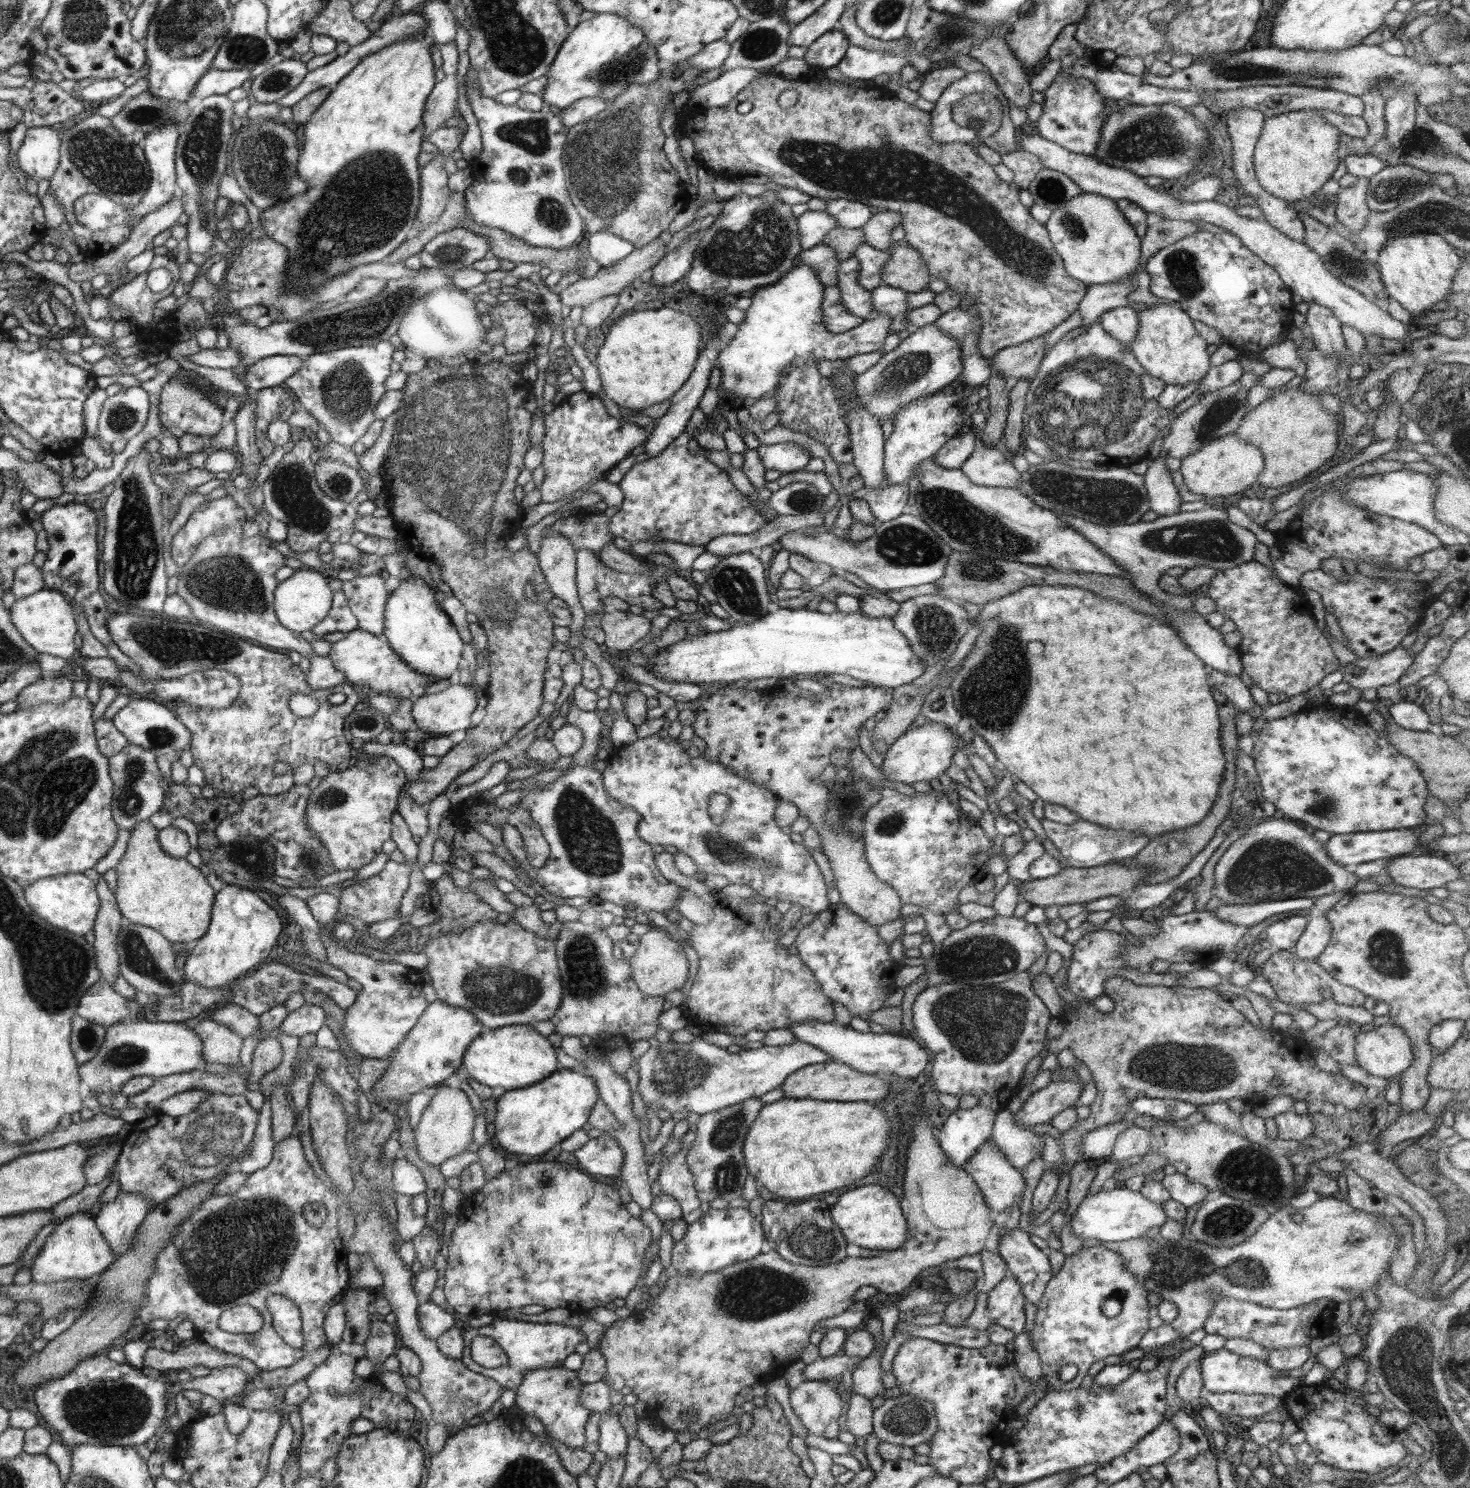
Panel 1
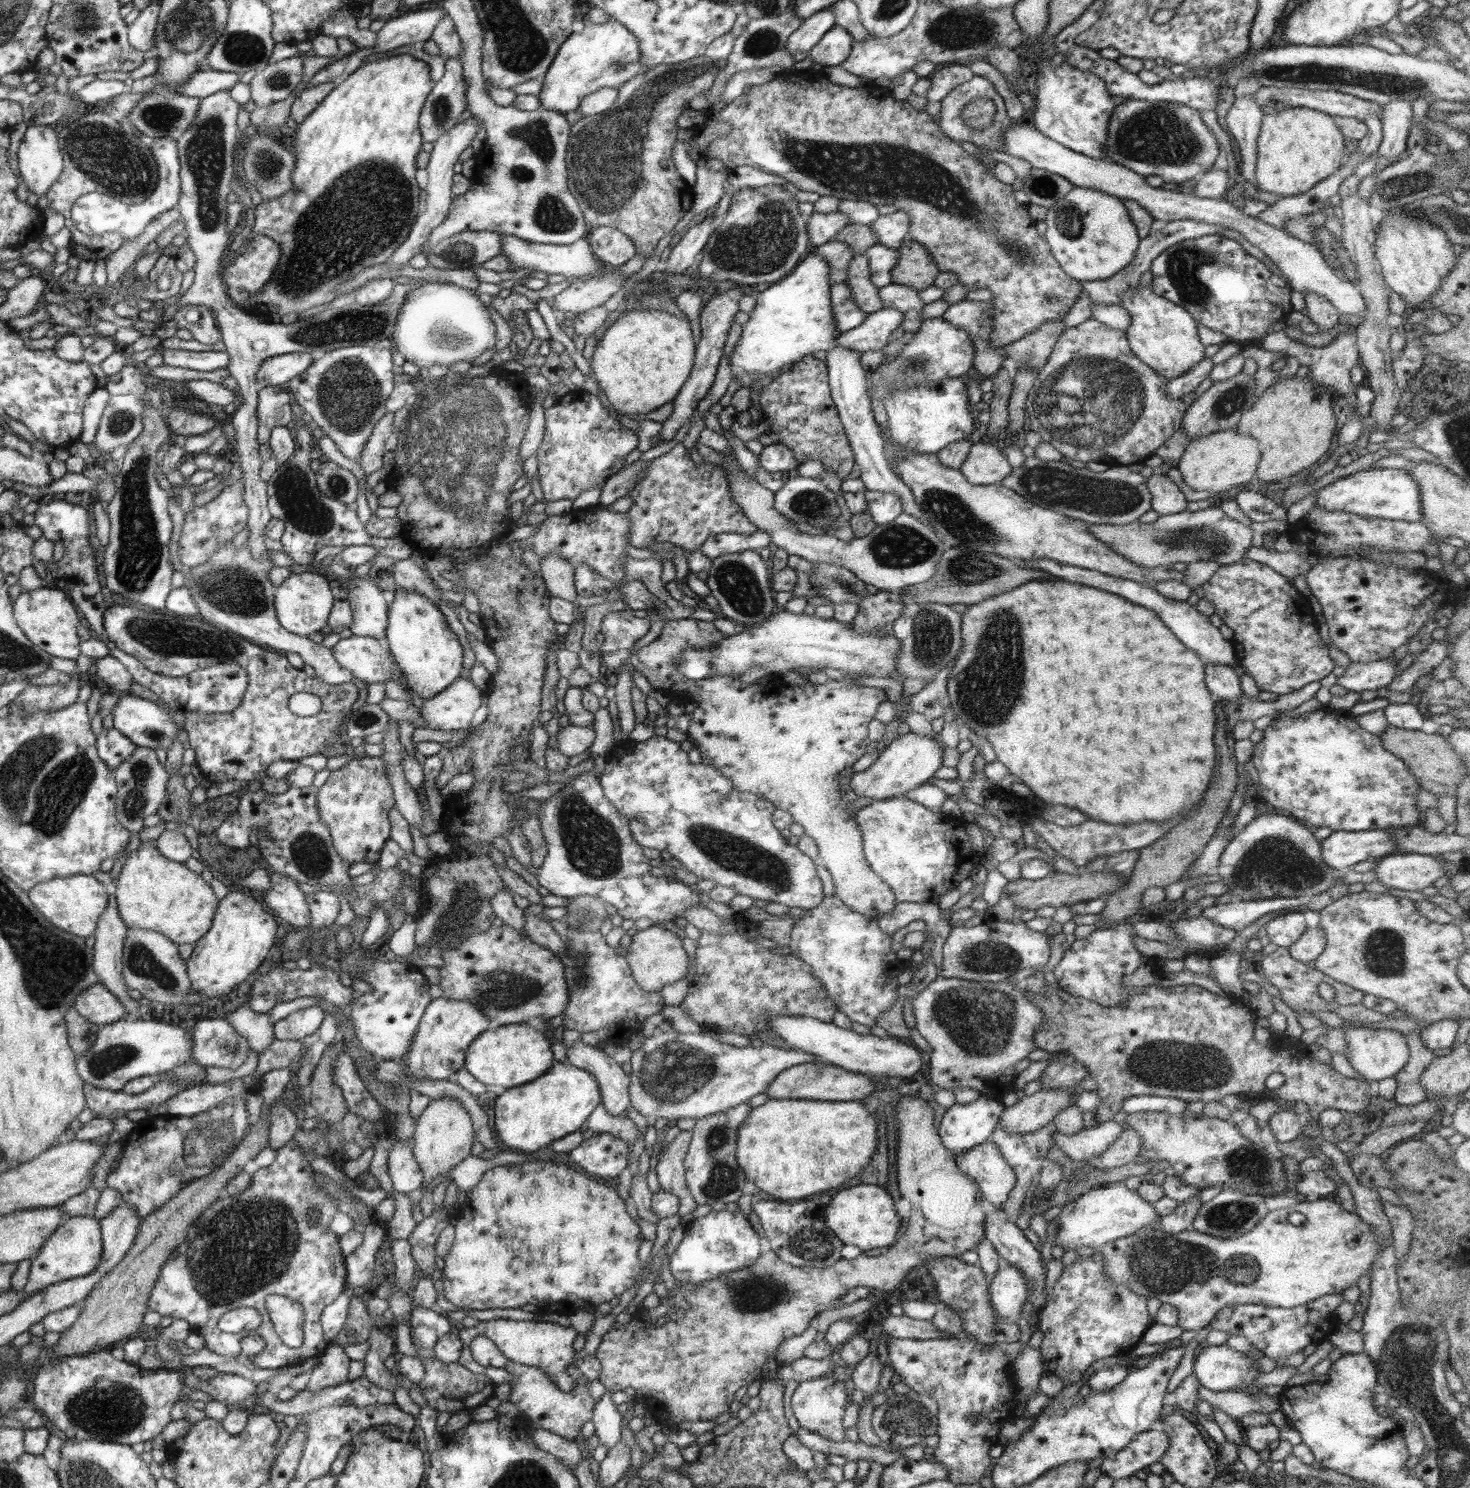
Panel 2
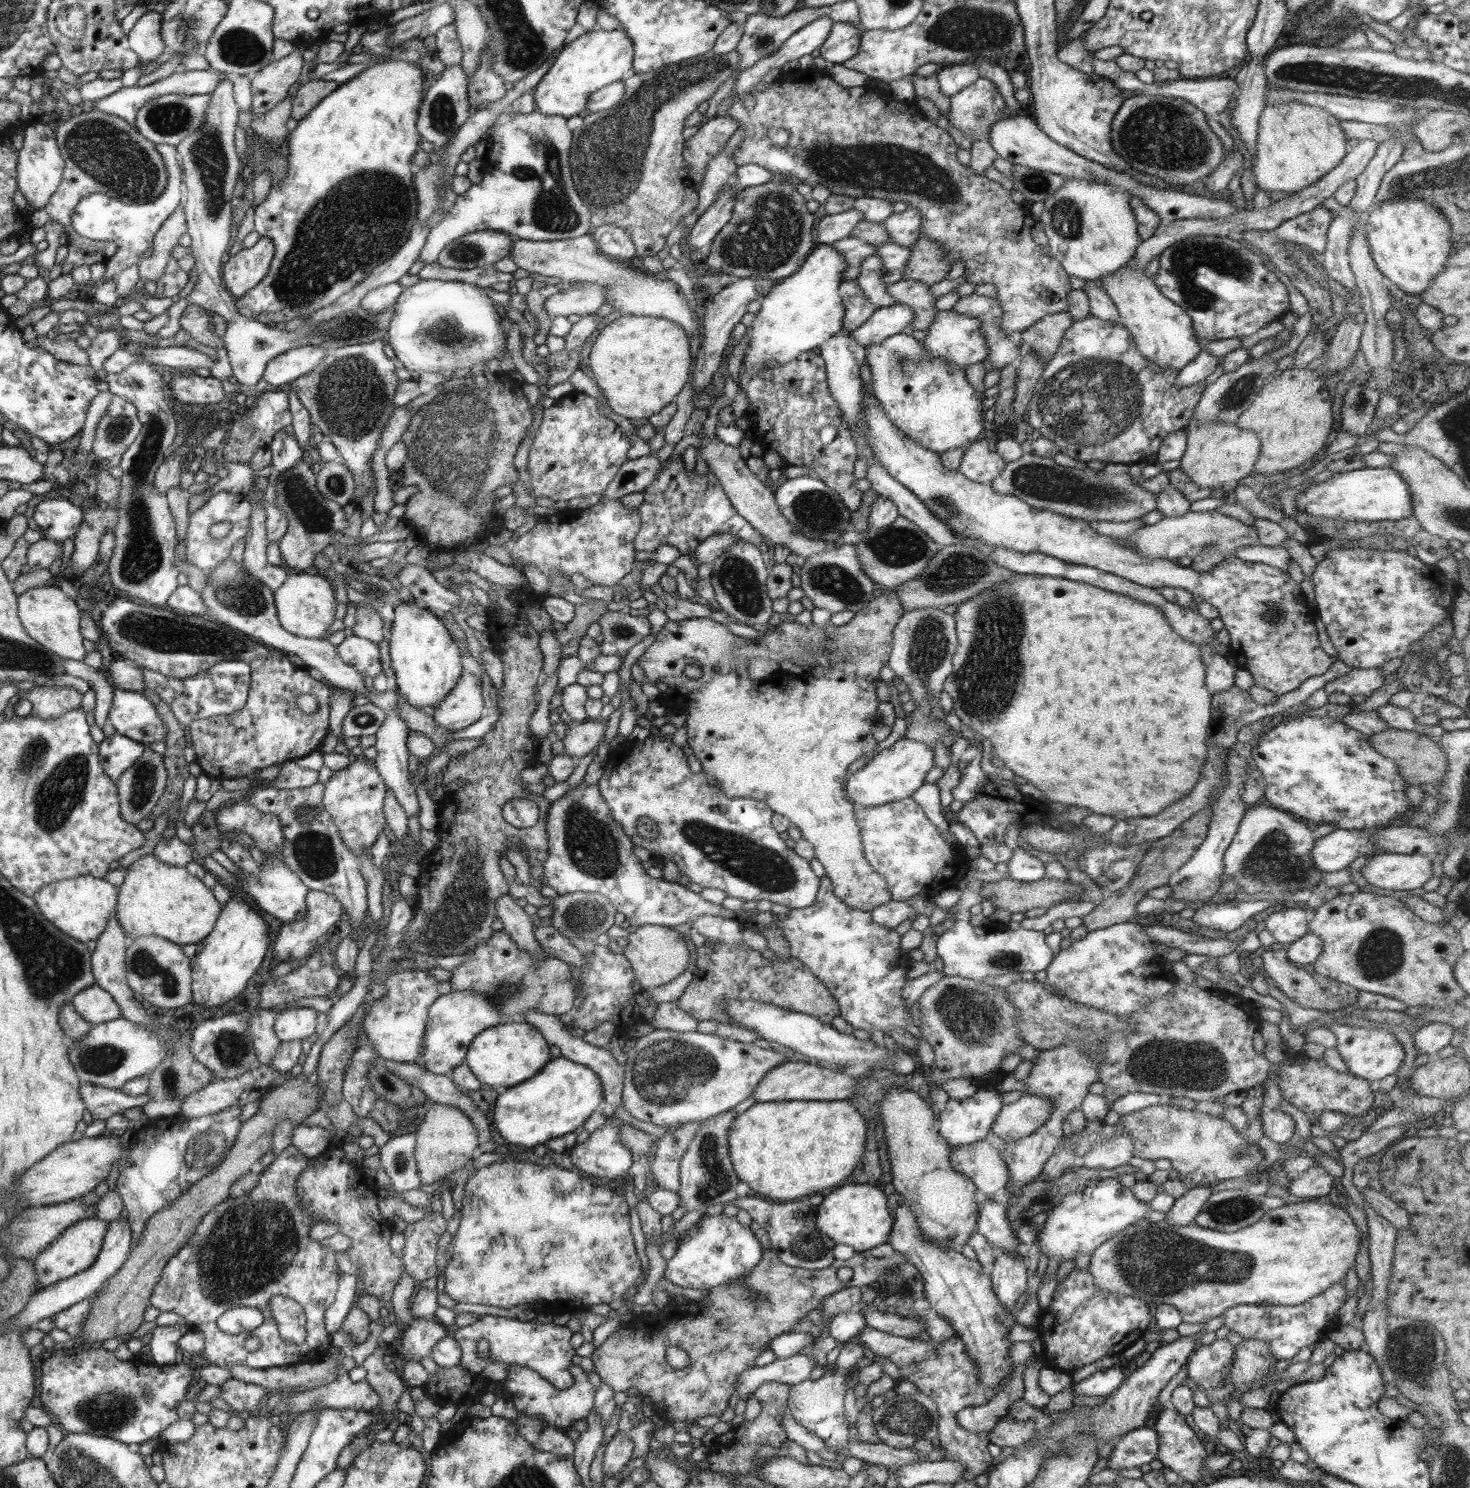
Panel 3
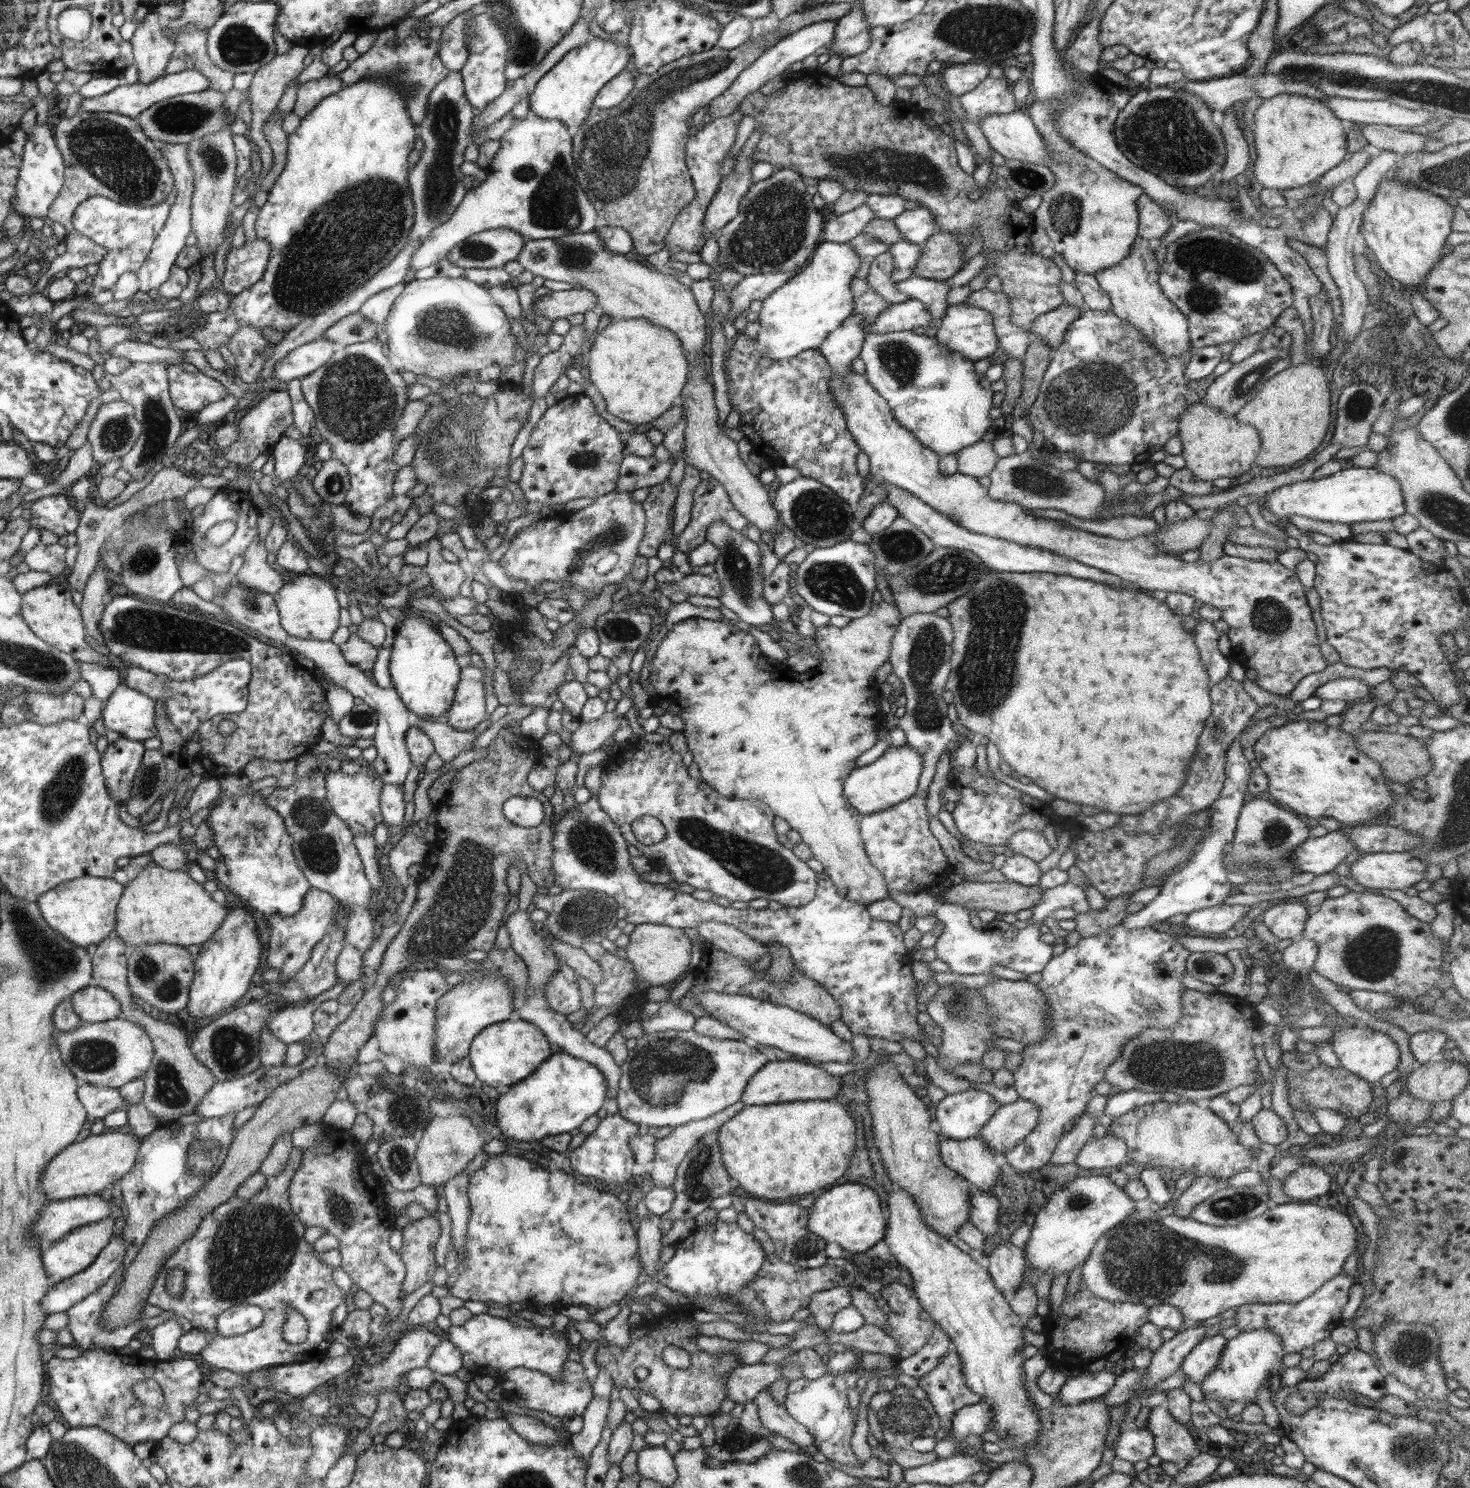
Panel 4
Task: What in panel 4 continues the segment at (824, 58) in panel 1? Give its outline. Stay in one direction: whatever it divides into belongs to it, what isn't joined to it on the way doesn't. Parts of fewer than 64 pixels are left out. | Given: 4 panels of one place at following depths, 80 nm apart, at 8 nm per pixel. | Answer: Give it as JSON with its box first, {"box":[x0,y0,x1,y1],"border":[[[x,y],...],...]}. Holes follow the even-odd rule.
{"box":[830,1,871,58],"border":[[[860,1],[852,5],[850,12],[840,18],[834,28],[834,39],[830,42],[830,56],[833,54],[842,55],[843,58],[848,56],[857,56],[868,50],[871,43],[868,22],[864,20],[864,12]]]}

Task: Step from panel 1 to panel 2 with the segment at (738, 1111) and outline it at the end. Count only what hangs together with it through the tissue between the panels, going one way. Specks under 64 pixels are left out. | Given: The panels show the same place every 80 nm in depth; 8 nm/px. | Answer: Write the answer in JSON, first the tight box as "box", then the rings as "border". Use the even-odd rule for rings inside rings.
{"box":[683,1102,751,1207],"border":[[[750,1102],[744,1103],[724,1113],[699,1118],[691,1130],[691,1141],[683,1165],[688,1190],[698,1207],[712,1207],[715,1202],[737,1202],[743,1195],[742,1187],[748,1180],[736,1160],[736,1135],[751,1110]]]}

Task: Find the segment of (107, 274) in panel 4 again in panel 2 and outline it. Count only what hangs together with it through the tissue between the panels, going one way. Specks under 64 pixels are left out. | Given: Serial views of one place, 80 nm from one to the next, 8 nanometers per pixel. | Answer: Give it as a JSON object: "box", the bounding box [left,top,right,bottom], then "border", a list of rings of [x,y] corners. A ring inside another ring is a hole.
{"box":[71,138,183,242],"border":[[[170,138],[154,139],[151,151],[159,164],[159,182],[157,188],[153,190],[151,196],[146,201],[137,205],[127,205],[114,197],[100,193],[88,193],[80,197],[74,208],[71,210],[71,219],[74,224],[84,234],[94,236],[96,234],[107,234],[107,232],[119,232],[125,242],[134,240],[142,234],[142,231],[149,222],[162,216],[165,212],[175,208],[183,198],[181,188],[181,162],[179,151],[177,150],[177,141]]]}

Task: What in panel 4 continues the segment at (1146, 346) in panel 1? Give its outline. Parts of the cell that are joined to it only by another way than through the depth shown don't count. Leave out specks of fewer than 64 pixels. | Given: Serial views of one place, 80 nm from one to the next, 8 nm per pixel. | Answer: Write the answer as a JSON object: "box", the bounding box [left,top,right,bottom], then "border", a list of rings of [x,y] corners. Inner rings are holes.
{"box":[1095,236,1192,357],"border":[[[1138,236],[1122,262],[1096,272],[1095,278],[1110,297],[1111,310],[1116,316],[1139,328],[1161,355],[1177,357],[1192,348],[1188,321],[1160,288],[1158,276],[1161,267],[1154,252],[1154,242]]]}

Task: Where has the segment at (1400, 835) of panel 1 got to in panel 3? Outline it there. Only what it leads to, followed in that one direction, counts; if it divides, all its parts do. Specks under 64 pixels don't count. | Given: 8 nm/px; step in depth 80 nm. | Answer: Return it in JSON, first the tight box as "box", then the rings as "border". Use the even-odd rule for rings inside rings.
{"box":[1309,827,1378,873],"border":[[[1336,827],[1328,835],[1315,839],[1309,855],[1315,868],[1320,872],[1331,873],[1348,867],[1356,857],[1370,857],[1378,852],[1368,830]]]}

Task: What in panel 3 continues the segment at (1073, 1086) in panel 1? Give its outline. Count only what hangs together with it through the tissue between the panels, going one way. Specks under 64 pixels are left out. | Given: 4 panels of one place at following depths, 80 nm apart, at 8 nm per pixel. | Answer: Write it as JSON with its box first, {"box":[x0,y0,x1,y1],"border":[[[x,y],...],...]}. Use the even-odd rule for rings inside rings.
{"box":[991,1095,1054,1142],"border":[[[1022,1095],[1017,1102],[1000,1109],[991,1133],[1004,1142],[1028,1136],[1048,1120],[1052,1108],[1054,1103],[1046,1097]]]}

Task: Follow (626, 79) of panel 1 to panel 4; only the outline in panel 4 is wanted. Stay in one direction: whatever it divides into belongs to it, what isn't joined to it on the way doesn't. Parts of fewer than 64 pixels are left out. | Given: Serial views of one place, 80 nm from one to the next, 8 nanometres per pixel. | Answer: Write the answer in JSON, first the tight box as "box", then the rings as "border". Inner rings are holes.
{"box":[529,37,631,129],"border":[[[598,37],[570,49],[562,60],[542,76],[536,88],[529,94],[531,115],[548,121],[560,121],[568,129],[576,126],[580,128],[590,117],[590,108],[597,94],[607,82],[627,71],[631,57],[629,47],[618,47],[614,41],[604,41]]]}

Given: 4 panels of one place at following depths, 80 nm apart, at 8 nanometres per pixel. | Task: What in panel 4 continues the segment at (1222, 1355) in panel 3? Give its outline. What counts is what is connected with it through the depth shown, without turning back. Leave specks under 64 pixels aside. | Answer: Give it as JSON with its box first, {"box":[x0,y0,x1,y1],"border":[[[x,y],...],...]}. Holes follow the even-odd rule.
{"box":[1181,1333,1227,1384],"border":[[[1219,1333],[1204,1337],[1182,1361],[1181,1369],[1185,1376],[1200,1384],[1218,1364],[1226,1341],[1227,1338]]]}

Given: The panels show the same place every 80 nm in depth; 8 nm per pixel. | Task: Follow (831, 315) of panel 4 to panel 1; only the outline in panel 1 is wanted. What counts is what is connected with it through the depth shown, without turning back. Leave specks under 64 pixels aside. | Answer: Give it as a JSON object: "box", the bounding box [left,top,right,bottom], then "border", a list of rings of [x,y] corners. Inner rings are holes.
{"box":[717,266,892,408],"border":[[[796,266],[788,272],[778,283],[763,287],[752,296],[752,304],[745,311],[743,322],[738,324],[739,329],[734,339],[721,346],[717,356],[717,366],[721,369],[720,394],[722,402],[728,406],[743,406],[749,408],[761,398],[772,397],[775,386],[786,374],[790,374],[795,368],[808,361],[826,360],[839,361],[850,358],[856,354],[882,351],[885,338],[891,330],[892,317],[888,314],[880,314],[873,319],[864,319],[862,324],[836,334],[830,332],[825,325],[822,312],[825,286],[820,283],[816,272],[810,270],[810,266]]]}

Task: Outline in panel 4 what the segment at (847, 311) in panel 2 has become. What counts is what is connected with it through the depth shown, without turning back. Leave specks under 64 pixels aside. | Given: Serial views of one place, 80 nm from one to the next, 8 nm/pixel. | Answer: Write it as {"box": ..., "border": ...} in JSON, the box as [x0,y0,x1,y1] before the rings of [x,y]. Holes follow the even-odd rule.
{"box":[851,278,891,326],"border":[[[855,278],[852,281],[851,289],[853,292],[853,313],[863,316],[863,324],[868,326],[874,324],[876,318],[882,310],[886,310],[891,302],[888,302],[881,294],[875,291],[873,286],[864,279]]]}

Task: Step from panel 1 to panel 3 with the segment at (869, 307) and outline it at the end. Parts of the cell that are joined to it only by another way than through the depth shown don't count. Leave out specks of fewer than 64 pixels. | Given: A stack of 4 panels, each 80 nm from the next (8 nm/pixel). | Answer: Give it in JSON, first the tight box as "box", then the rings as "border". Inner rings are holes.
{"box":[856,255,895,308],"border":[[[872,255],[864,259],[860,268],[860,275],[856,279],[857,285],[861,286],[865,297],[876,305],[877,308],[883,306],[892,306],[895,300],[891,294],[888,294],[887,285],[882,278],[884,277],[884,267],[879,256]]]}

